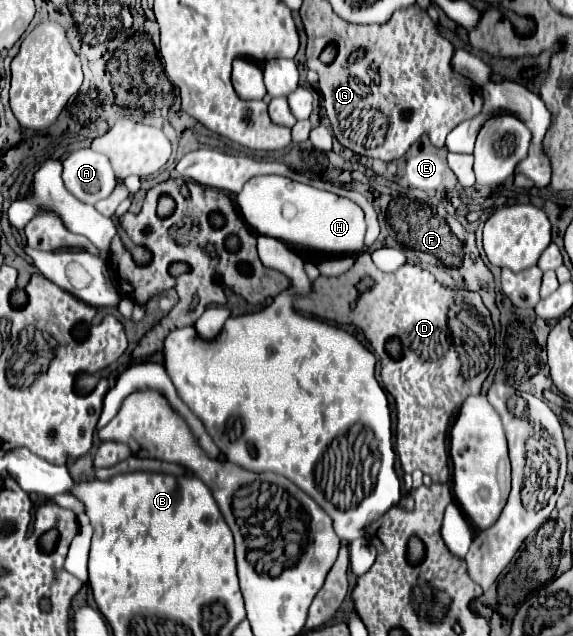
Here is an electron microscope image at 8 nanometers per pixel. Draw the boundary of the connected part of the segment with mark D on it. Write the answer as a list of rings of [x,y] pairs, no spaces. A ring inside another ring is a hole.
[[[360,253],[356,257],[356,265],[348,273],[340,277],[320,277],[312,281],[312,291],[308,295],[294,297],[294,307],[298,311],[336,321],[338,325],[356,325],[364,331],[368,343],[380,359],[382,383],[396,403],[396,453],[402,469],[404,473],[420,469],[424,475],[430,475],[434,483],[446,483],[450,475],[446,435],[454,413],[470,393],[480,393],[480,387],[490,373],[490,367],[480,367],[480,371],[460,375],[460,359],[456,359],[456,351],[452,351],[452,335],[448,335],[448,307],[452,307],[452,303],[456,303],[456,291],[442,287],[426,269],[404,263],[396,269],[396,273],[384,273],[372,263],[368,253]],[[364,277],[374,281],[374,289],[368,293],[360,293],[356,289],[356,283]]]

